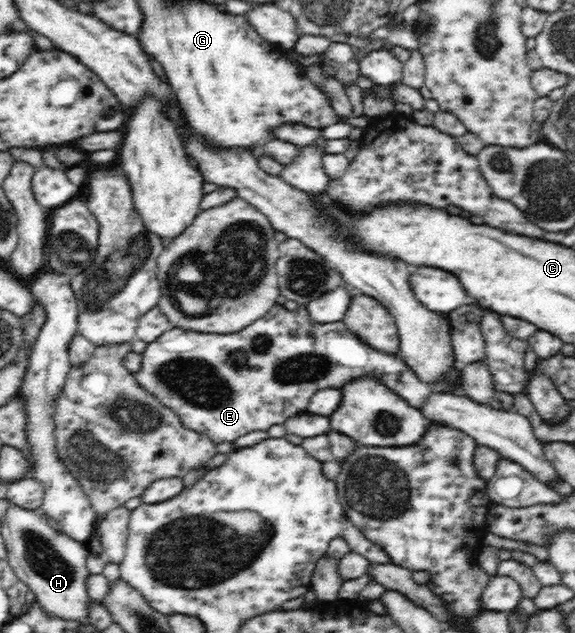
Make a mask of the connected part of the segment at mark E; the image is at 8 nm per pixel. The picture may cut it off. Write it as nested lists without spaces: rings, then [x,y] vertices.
[[[276,304],[272,309],[268,310],[262,318],[258,318],[256,322],[252,322],[248,328],[242,328],[240,332],[232,333],[233,334],[212,335],[204,334],[203,332],[190,332],[189,330],[172,327],[170,330],[164,331],[162,336],[155,342],[146,346],[146,350],[141,354],[142,366],[140,366],[140,370],[138,370],[136,374],[132,374],[142,389],[154,395],[165,407],[171,408],[179,416],[184,427],[188,430],[205,434],[207,438],[216,444],[220,444],[220,442],[234,443],[236,438],[240,438],[240,436],[244,436],[245,434],[254,431],[266,431],[270,426],[274,426],[274,424],[283,425],[290,416],[307,413],[308,402],[318,390],[322,390],[322,388],[342,389],[342,386],[344,386],[346,382],[350,382],[352,378],[360,378],[360,376],[366,376],[366,374],[373,376],[373,378],[377,378],[386,388],[395,392],[400,398],[409,402],[411,407],[417,409],[421,408],[429,394],[435,392],[433,385],[422,382],[399,354],[382,354],[380,351],[374,350],[374,348],[366,345],[361,338],[356,337],[343,321],[324,324],[312,321],[312,319],[310,319],[310,313],[308,313],[308,309],[306,309],[306,305],[299,304],[296,310],[286,310],[282,305]]]

